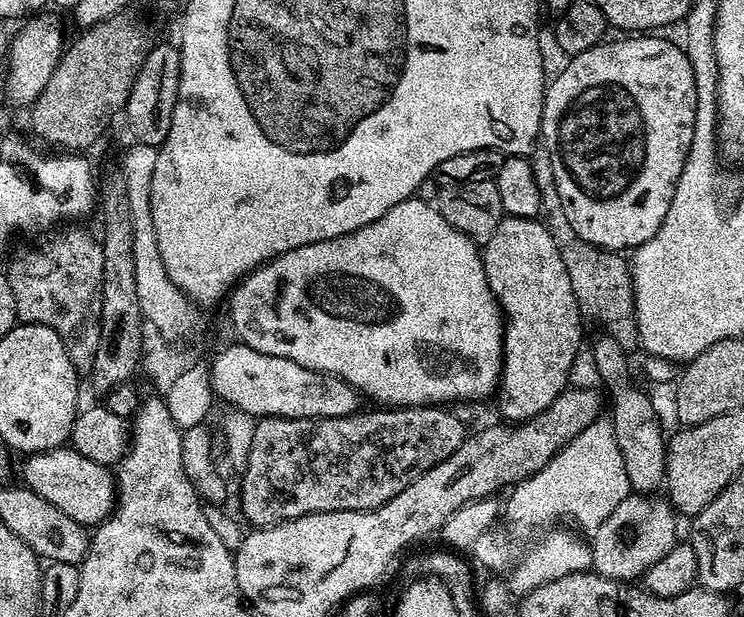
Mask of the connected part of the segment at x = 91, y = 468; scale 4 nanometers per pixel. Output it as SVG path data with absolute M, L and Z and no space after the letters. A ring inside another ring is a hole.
M71 446L52 448L49 452L34 452L24 464L23 487L34 490L46 502L58 506L62 514L70 514L74 522L99 526L112 515L116 507L116 482L111 467L82 458Z

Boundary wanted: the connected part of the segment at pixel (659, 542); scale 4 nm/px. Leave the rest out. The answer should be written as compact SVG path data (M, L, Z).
M630 494L614 506L610 518L598 526L590 540L592 568L601 576L621 582L632 582L643 577L644 572L658 558L666 558L678 542L676 536L677 513L667 499L656 494Z

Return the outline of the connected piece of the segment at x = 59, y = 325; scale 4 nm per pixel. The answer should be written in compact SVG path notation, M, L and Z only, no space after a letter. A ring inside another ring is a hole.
M64 226L53 231L49 240L20 252L6 265L10 290L16 303L16 319L26 324L50 326L58 338L62 338L62 346L66 346L66 354L70 354L70 362L77 374L91 373L94 356L98 351L100 336L100 315L103 304L103 250L101 241L91 236L80 226Z

